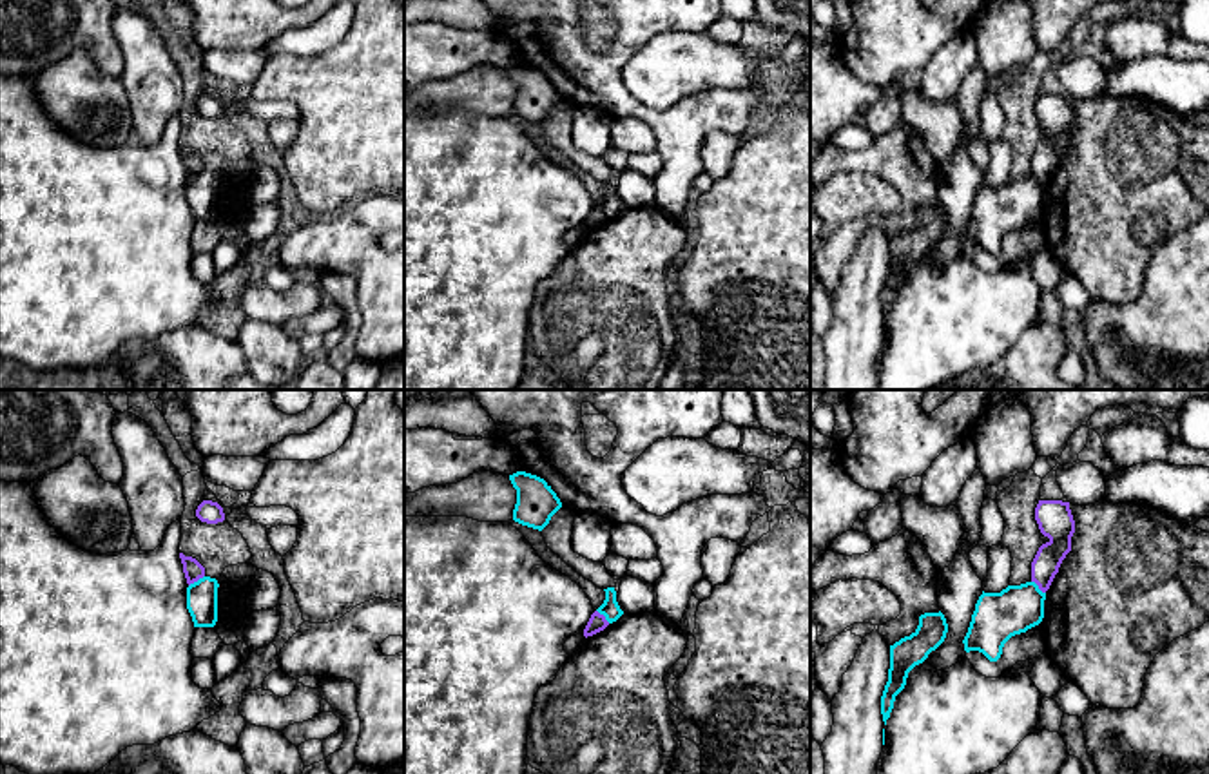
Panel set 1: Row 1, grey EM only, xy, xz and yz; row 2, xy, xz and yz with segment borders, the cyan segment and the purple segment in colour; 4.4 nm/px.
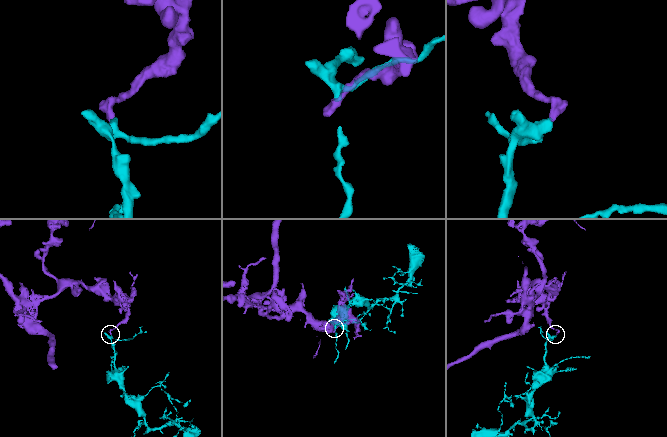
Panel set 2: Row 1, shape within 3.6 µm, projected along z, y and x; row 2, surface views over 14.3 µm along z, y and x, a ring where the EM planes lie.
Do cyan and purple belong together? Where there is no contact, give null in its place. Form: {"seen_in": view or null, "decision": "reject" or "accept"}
{"seen_in": "xy", "decision": "reject"}

